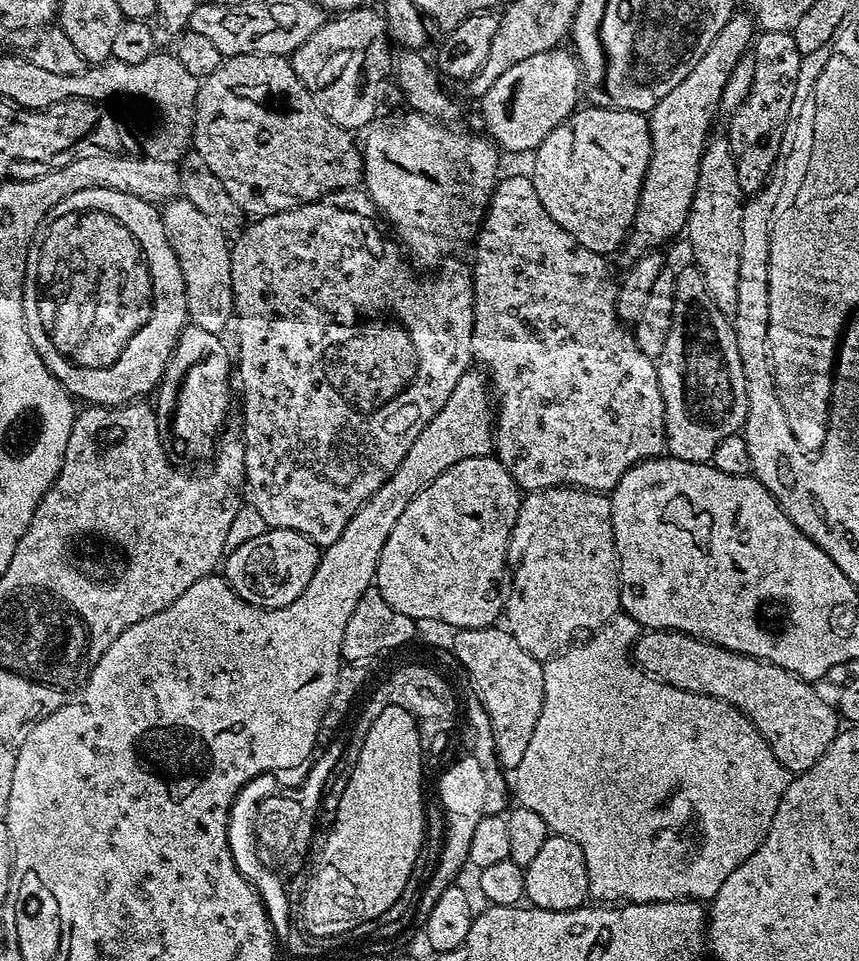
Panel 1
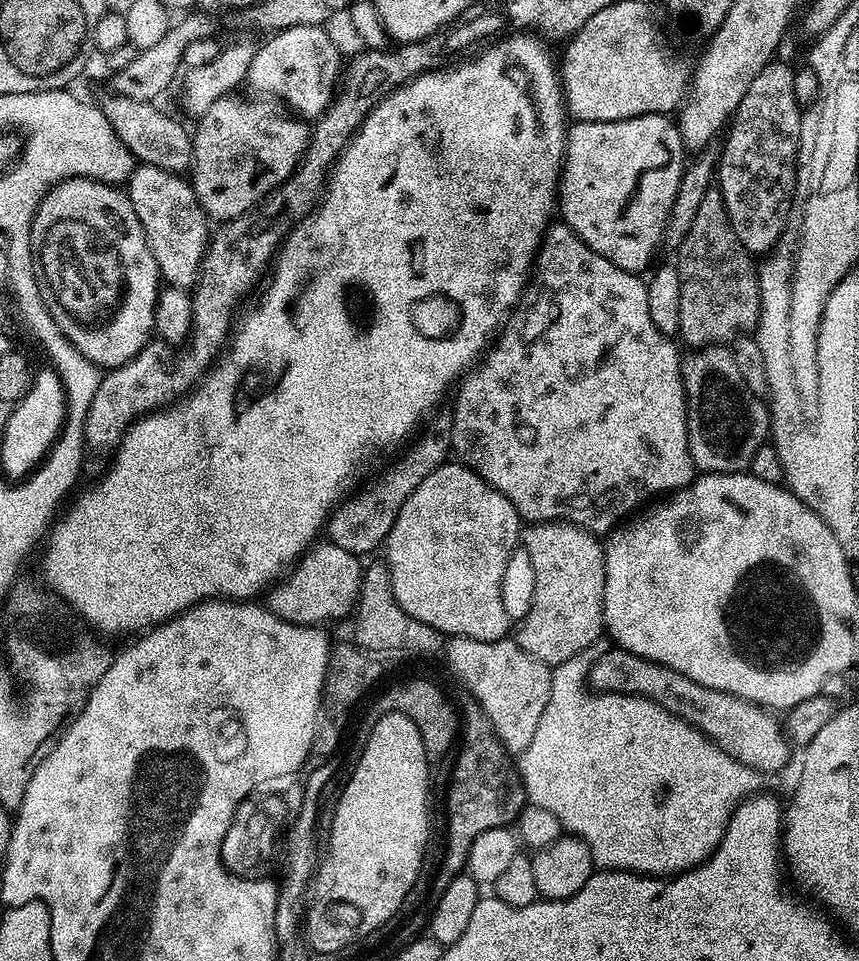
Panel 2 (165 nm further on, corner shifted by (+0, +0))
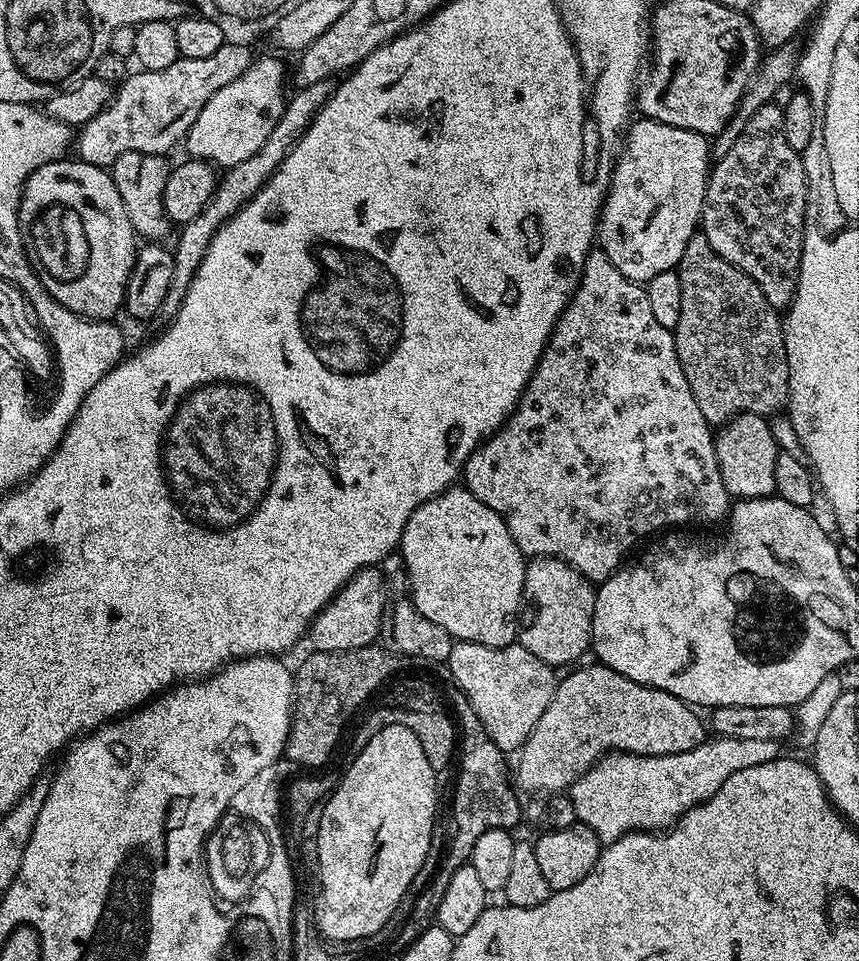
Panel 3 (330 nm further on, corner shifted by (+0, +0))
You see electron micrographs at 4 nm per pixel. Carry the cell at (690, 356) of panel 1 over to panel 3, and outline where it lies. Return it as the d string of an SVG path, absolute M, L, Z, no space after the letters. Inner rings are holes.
M740 412L715 433L716 457L722 482L726 482L729 497L736 500L762 498L775 493L774 462L778 451L772 425L753 412Z

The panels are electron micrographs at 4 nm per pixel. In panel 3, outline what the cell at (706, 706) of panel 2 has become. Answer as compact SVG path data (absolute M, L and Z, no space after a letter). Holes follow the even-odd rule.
M599 662L591 663L592 664L586 665L585 668L577 667L575 670L572 670L577 670L577 672L570 673L569 676L565 678L565 680L563 677L563 679L561 679L559 683L557 683L556 689L554 690L554 698L550 698L550 706L546 706L546 710L545 712L543 712L542 718L538 718L538 726L534 726L534 730L530 734L530 738L526 738L526 742L522 745L522 747L518 749L518 757L520 756L520 761L518 761L517 764L515 761L514 764L514 780L521 789L523 789L522 787L524 787L525 790L528 792L544 792L543 794L563 793L565 790L571 789L572 783L574 783L574 781L578 779L581 774L583 774L584 772L588 772L590 769L592 769L593 766L595 766L596 761L599 760L601 756L607 756L609 752L632 752L636 756L669 756L670 754L682 754L683 752L689 752L690 750L694 750L700 744L705 743L706 735L704 736L704 728L706 732L706 724L705 721L704 724L702 721L700 721L701 713L697 711L697 709L693 707L693 705L687 704L685 700L679 700L677 696L675 696L674 694L670 694L666 690L658 690L657 688L651 688L650 686L642 686L638 682L630 682L630 678L626 678L622 674L618 674L618 670L610 670L604 664L601 664Z

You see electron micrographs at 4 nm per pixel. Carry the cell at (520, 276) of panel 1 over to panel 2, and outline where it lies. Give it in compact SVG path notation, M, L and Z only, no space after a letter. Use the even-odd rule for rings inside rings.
M549 223L520 301L490 347L465 371L455 389L456 405L450 409L452 452L455 459L478 473L487 484L494 486L494 490L510 498L521 521L545 524L551 520L566 520L569 524L580 525L587 532L607 534L625 517L635 513L643 500L651 501L661 494L671 494L677 488L684 488L692 483L698 475L696 464L688 453L688 411L680 374L682 352L676 349L677 341L673 337L662 334L662 330L658 330L658 326L650 322L650 309L646 303L648 286L640 279L637 273L622 270L614 266L614 262L602 258L602 254L582 242L582 238L578 238L578 234L568 224Z

